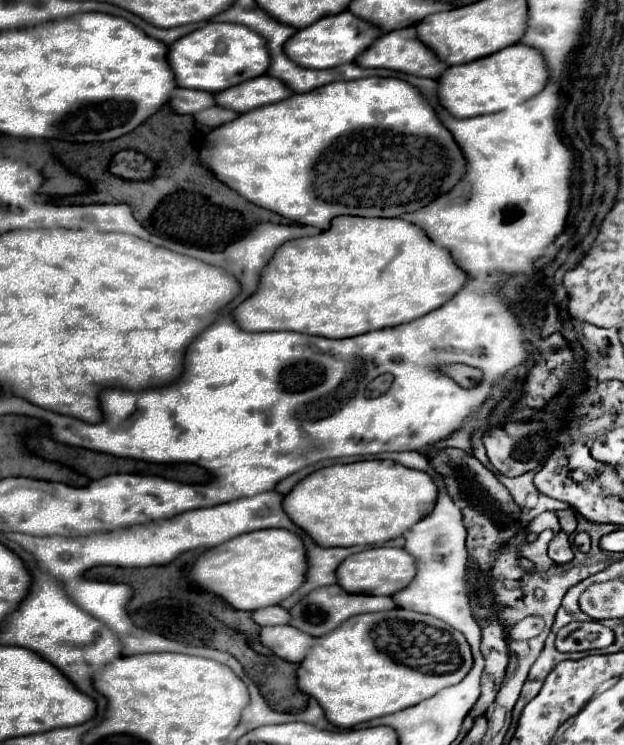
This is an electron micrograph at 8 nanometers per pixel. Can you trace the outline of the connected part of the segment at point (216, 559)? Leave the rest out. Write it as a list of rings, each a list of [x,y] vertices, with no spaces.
[[[261,529],[205,551],[195,561],[191,577],[199,587],[221,595],[231,607],[257,611],[279,605],[299,591],[301,583],[305,583],[305,571],[309,571],[309,563],[305,559],[303,539],[297,533],[289,529]]]

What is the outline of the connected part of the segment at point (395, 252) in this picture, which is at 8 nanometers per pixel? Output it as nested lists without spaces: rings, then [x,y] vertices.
[[[337,217],[331,229],[321,235],[283,243],[261,271],[257,293],[235,309],[235,319],[245,331],[297,331],[329,339],[357,337],[369,331],[397,327],[435,311],[465,287],[465,279],[469,277],[457,267],[449,251],[437,247],[417,225],[405,219]]]

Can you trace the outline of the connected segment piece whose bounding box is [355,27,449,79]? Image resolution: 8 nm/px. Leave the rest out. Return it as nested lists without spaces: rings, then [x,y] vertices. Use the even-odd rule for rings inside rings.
[[[403,27],[403,29],[389,31],[389,33],[381,35],[367,51],[363,51],[357,57],[355,63],[361,67],[383,67],[383,69],[391,69],[391,71],[399,71],[399,73],[411,73],[417,77],[431,77],[431,79],[439,79],[443,75],[443,71],[449,67],[419,39],[415,27]]]

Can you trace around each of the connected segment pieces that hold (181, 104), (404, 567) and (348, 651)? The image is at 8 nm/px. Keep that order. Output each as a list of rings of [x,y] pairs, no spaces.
[[[175,89],[171,97],[171,107],[175,113],[181,115],[195,115],[197,111],[203,111],[205,107],[213,107],[215,95],[209,95],[209,91],[193,91],[193,89]]]
[[[373,547],[361,553],[355,553],[347,557],[339,569],[337,569],[337,581],[339,585],[349,593],[365,593],[365,595],[395,595],[403,587],[407,587],[413,581],[415,571],[415,559],[405,549],[395,547]]]
[[[395,609],[355,615],[333,633],[317,637],[297,669],[297,683],[301,691],[319,701],[333,725],[351,729],[461,683],[471,667],[471,647],[461,631],[433,615]]]

